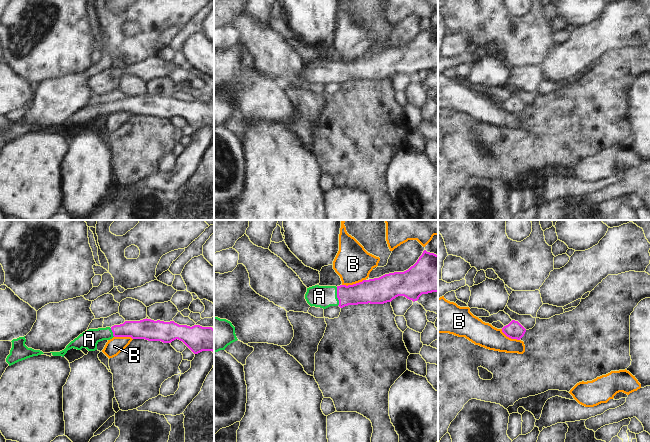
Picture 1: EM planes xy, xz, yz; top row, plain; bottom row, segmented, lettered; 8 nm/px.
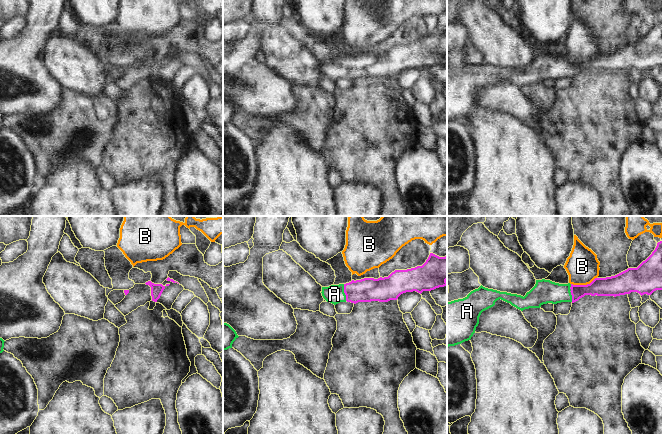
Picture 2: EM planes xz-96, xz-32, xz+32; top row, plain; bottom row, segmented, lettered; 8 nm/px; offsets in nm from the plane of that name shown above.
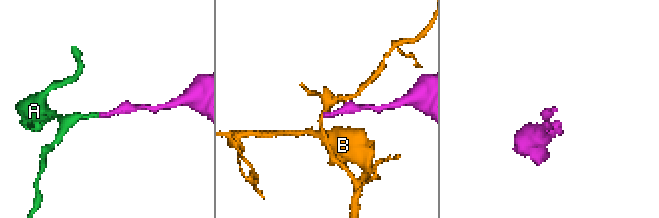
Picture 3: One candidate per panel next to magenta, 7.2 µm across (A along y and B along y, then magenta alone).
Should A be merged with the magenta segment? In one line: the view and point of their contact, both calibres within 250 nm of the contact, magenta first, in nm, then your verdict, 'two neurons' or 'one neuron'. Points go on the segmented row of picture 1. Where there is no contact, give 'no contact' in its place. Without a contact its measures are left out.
contact xz (337, 296); calibres 190 and 180 nm; one neuron

